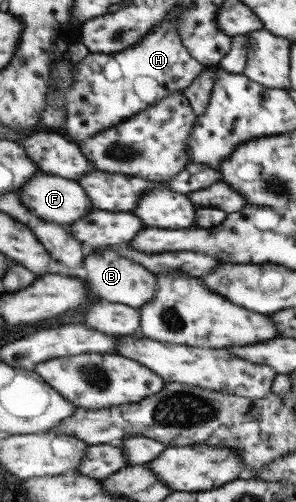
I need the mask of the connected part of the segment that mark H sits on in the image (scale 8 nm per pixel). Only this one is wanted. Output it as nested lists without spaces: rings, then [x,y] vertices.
[[[168,18],[163,24],[147,33],[140,43],[130,46],[123,52],[115,54],[89,52],[83,60],[73,65],[75,84],[65,95],[67,111],[65,129],[74,141],[90,140],[94,135],[122,124],[123,121],[150,108],[151,105],[161,103],[169,95],[189,87],[204,66],[187,52],[179,27],[181,23],[178,18]]]

